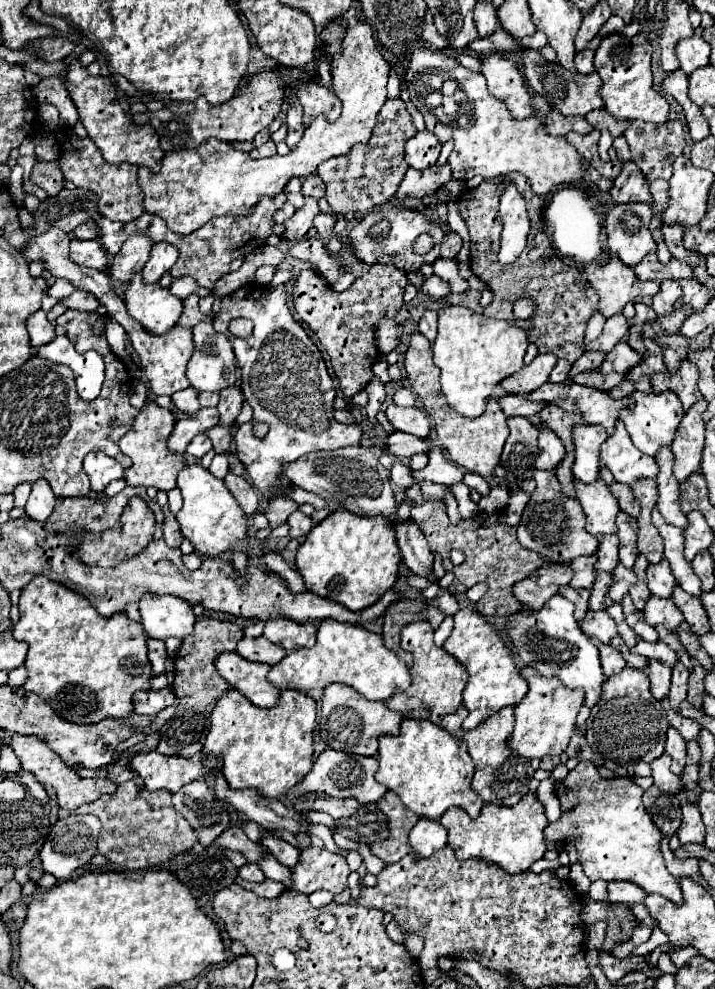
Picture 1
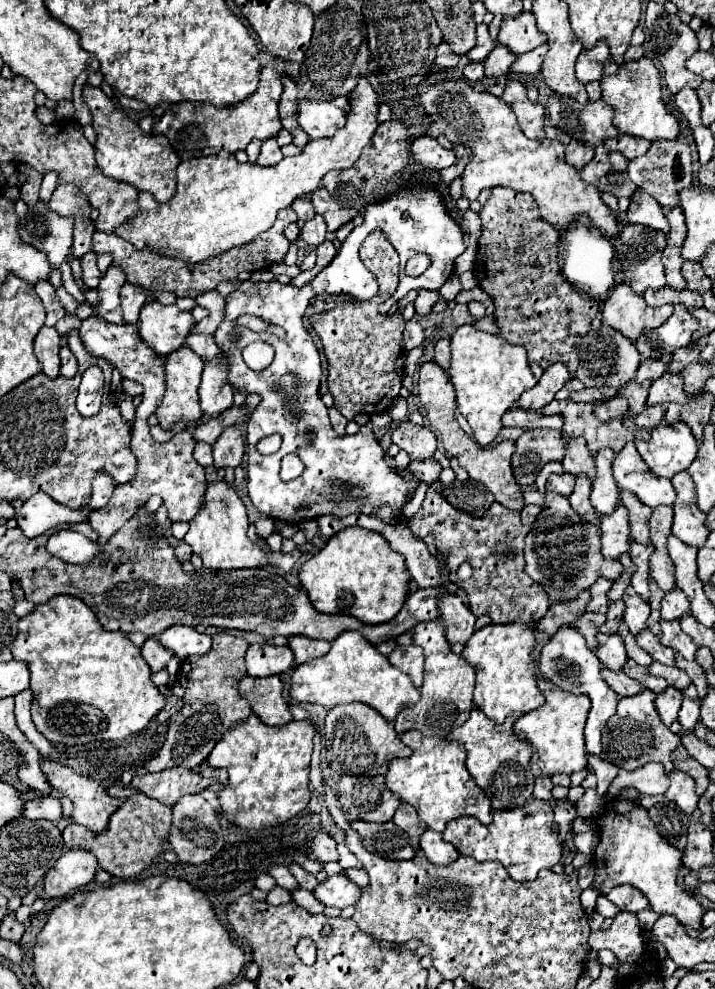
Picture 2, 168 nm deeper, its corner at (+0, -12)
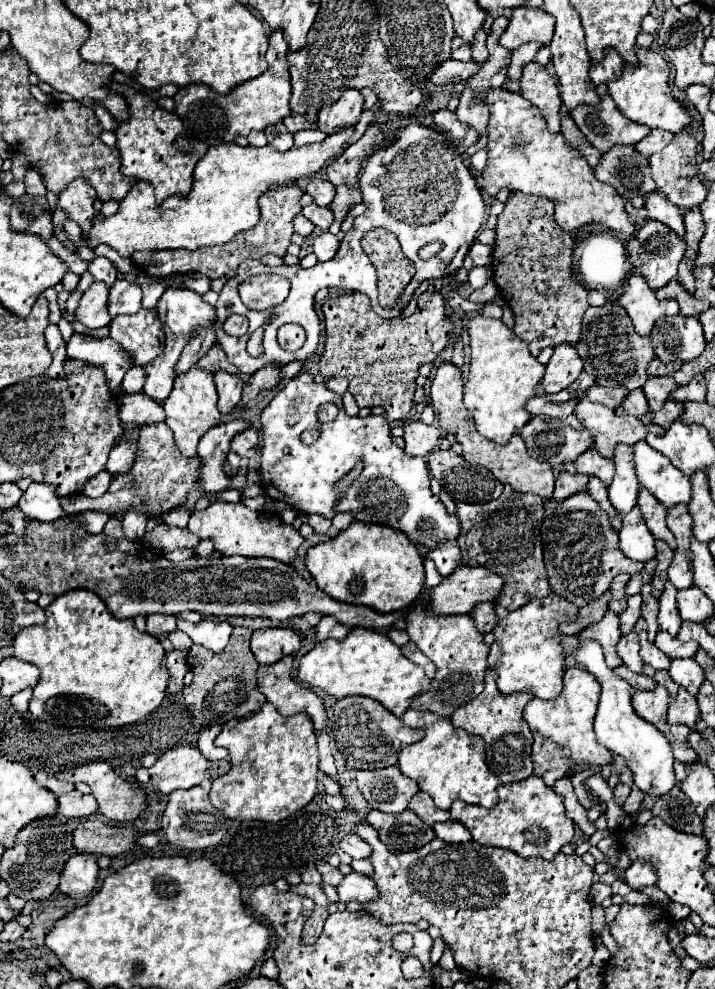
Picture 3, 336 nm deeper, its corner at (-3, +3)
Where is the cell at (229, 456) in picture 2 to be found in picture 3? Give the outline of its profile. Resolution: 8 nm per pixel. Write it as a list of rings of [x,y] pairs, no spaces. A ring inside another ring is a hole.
[[[248,428],[248,432],[240,432],[240,436],[236,436],[236,440],[232,440],[232,450],[236,454],[240,454],[242,458],[250,458],[260,450],[260,436],[258,430]]]

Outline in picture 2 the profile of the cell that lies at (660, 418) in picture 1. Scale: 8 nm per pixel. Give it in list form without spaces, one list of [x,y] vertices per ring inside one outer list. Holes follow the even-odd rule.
[[[683,421],[671,425],[657,425],[651,429],[649,441],[635,439],[635,447],[649,469],[671,479],[673,473],[685,471],[697,455],[697,441],[689,431],[689,425]]]

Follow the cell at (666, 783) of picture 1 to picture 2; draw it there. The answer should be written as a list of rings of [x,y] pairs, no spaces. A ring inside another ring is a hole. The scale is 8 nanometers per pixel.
[[[671,771],[669,775],[669,787],[665,791],[665,799],[677,803],[687,815],[691,815],[697,809],[697,793],[693,787],[693,779],[689,779],[689,775],[685,775],[683,771]]]

